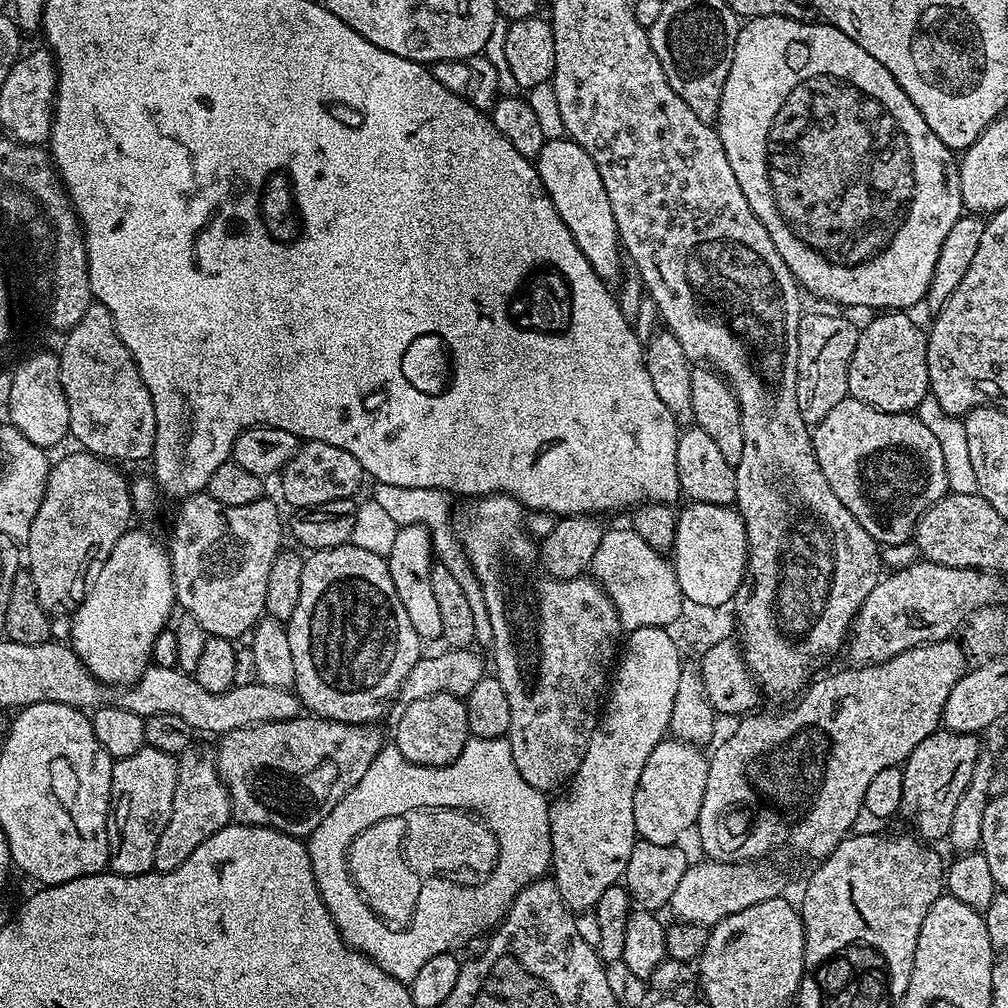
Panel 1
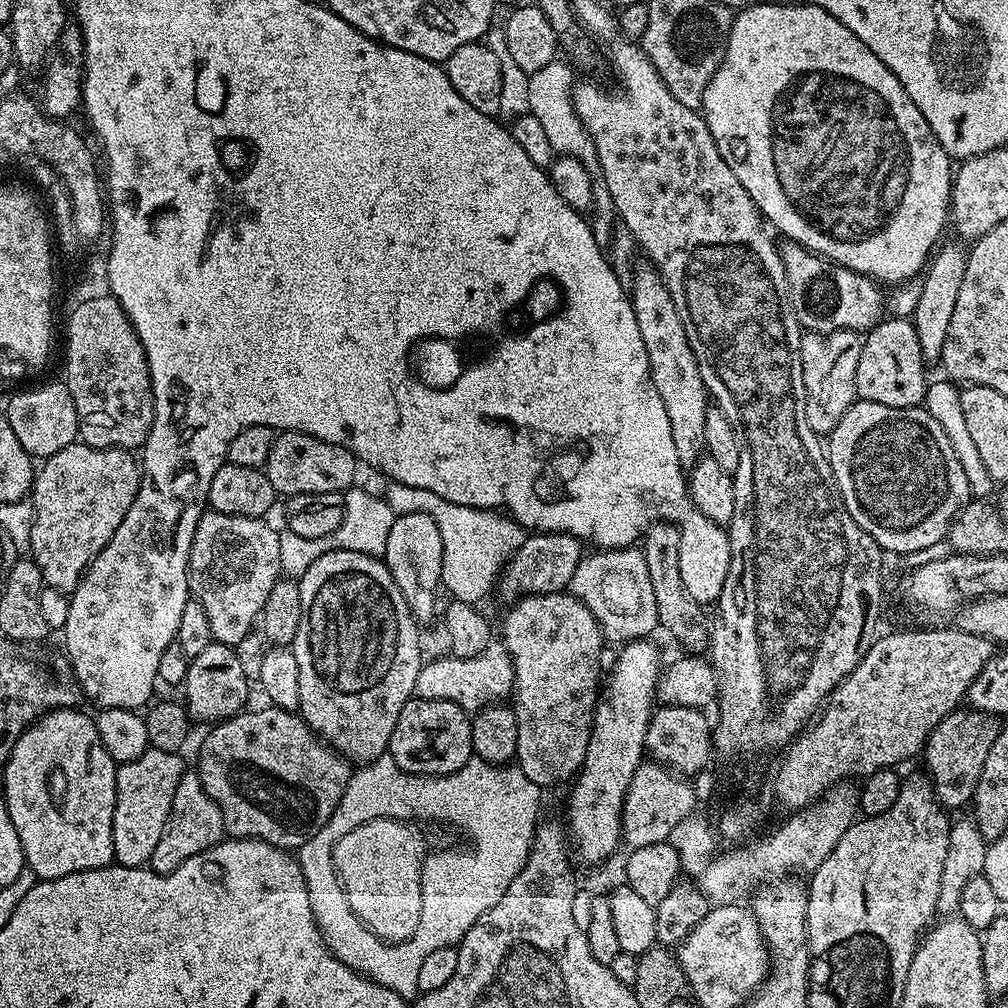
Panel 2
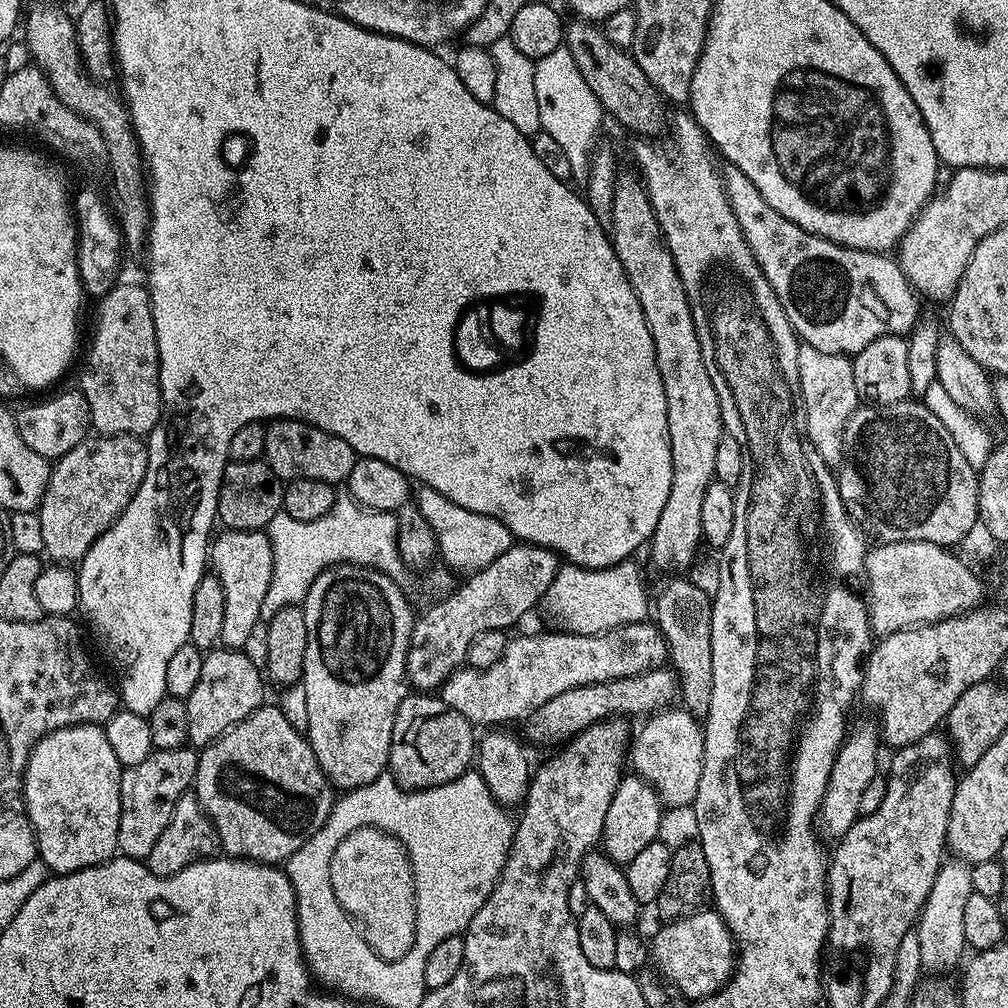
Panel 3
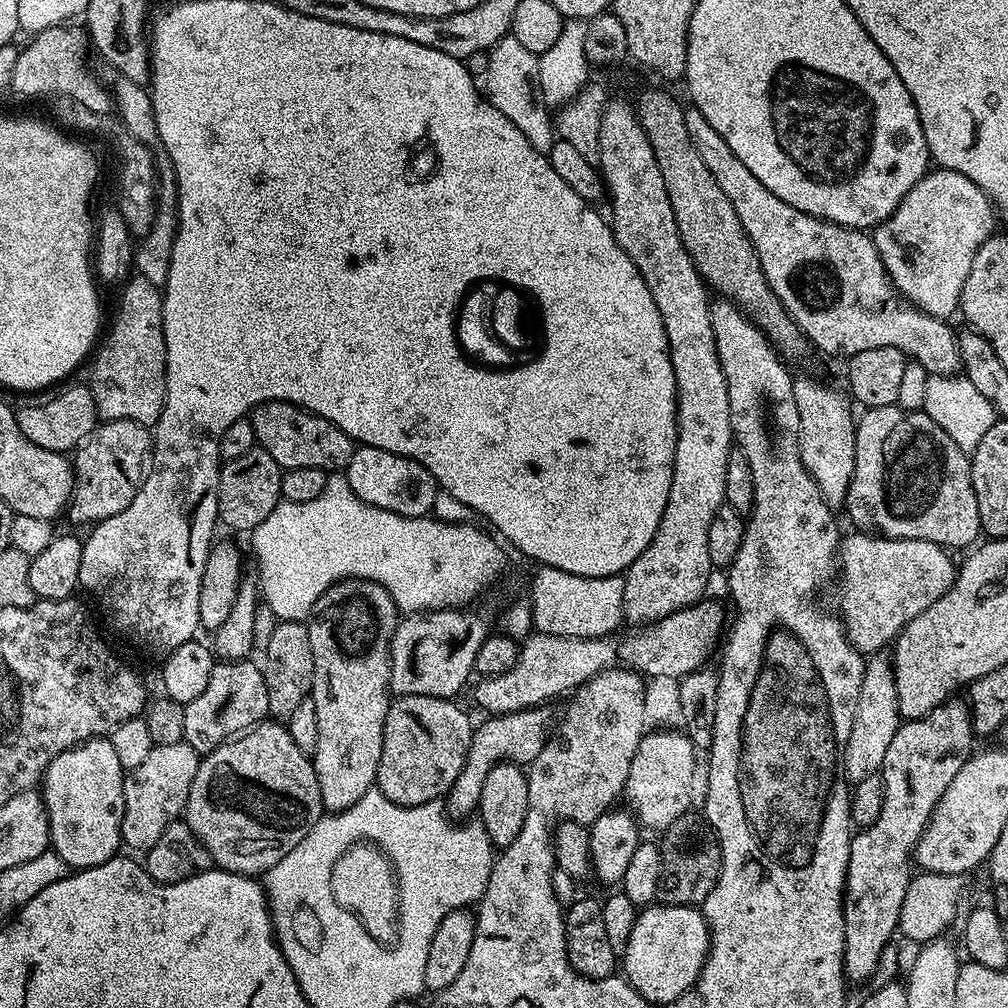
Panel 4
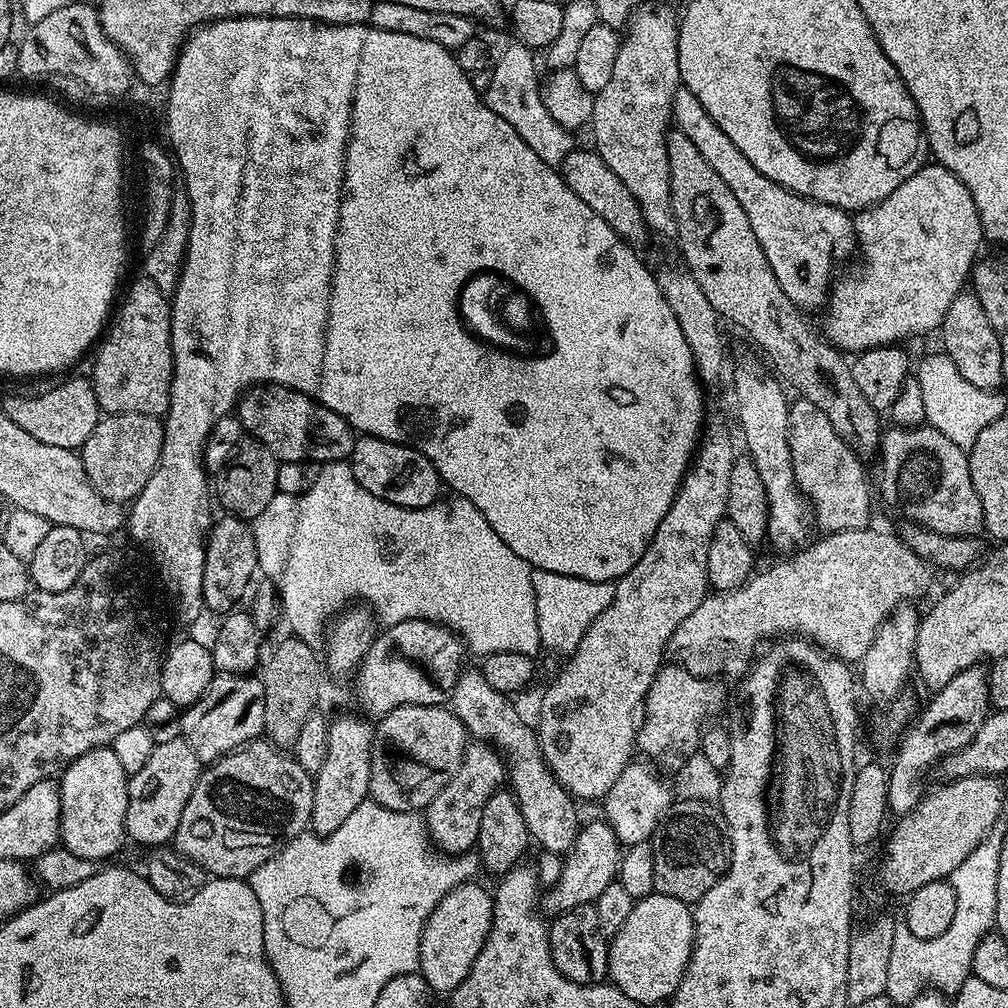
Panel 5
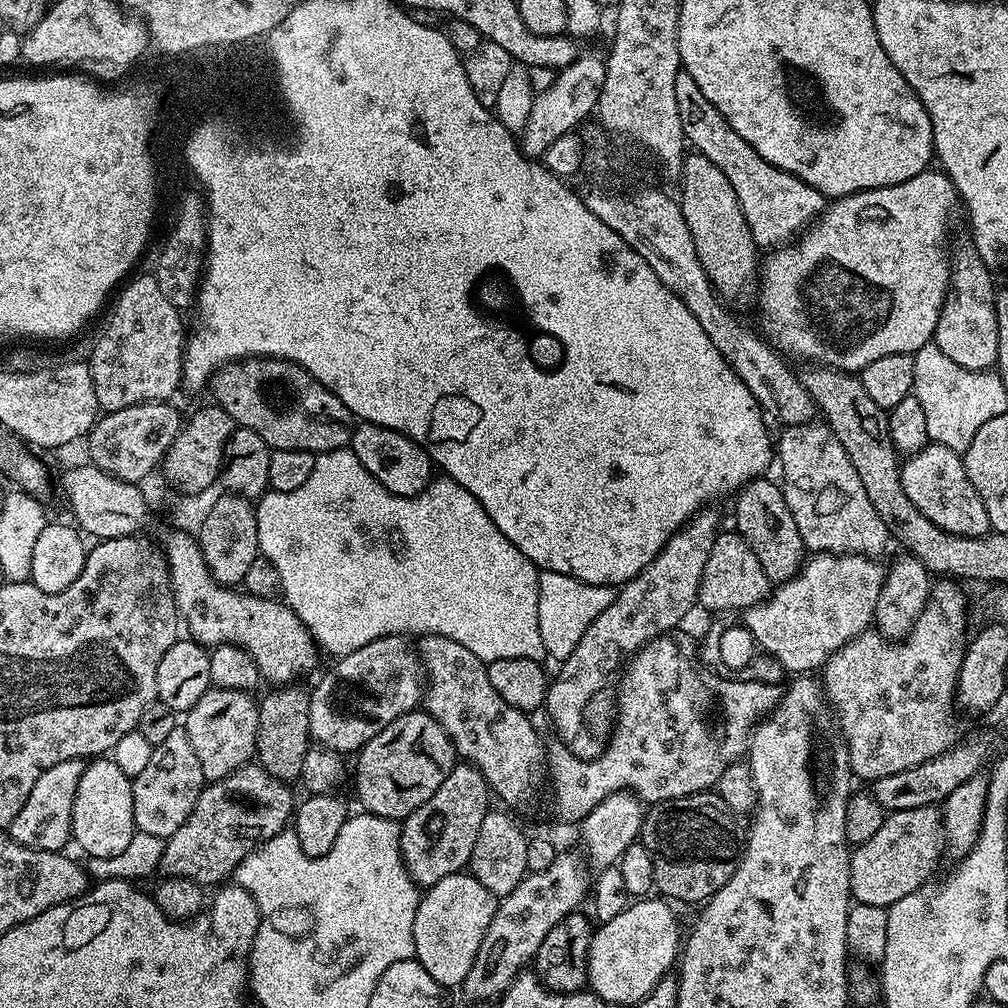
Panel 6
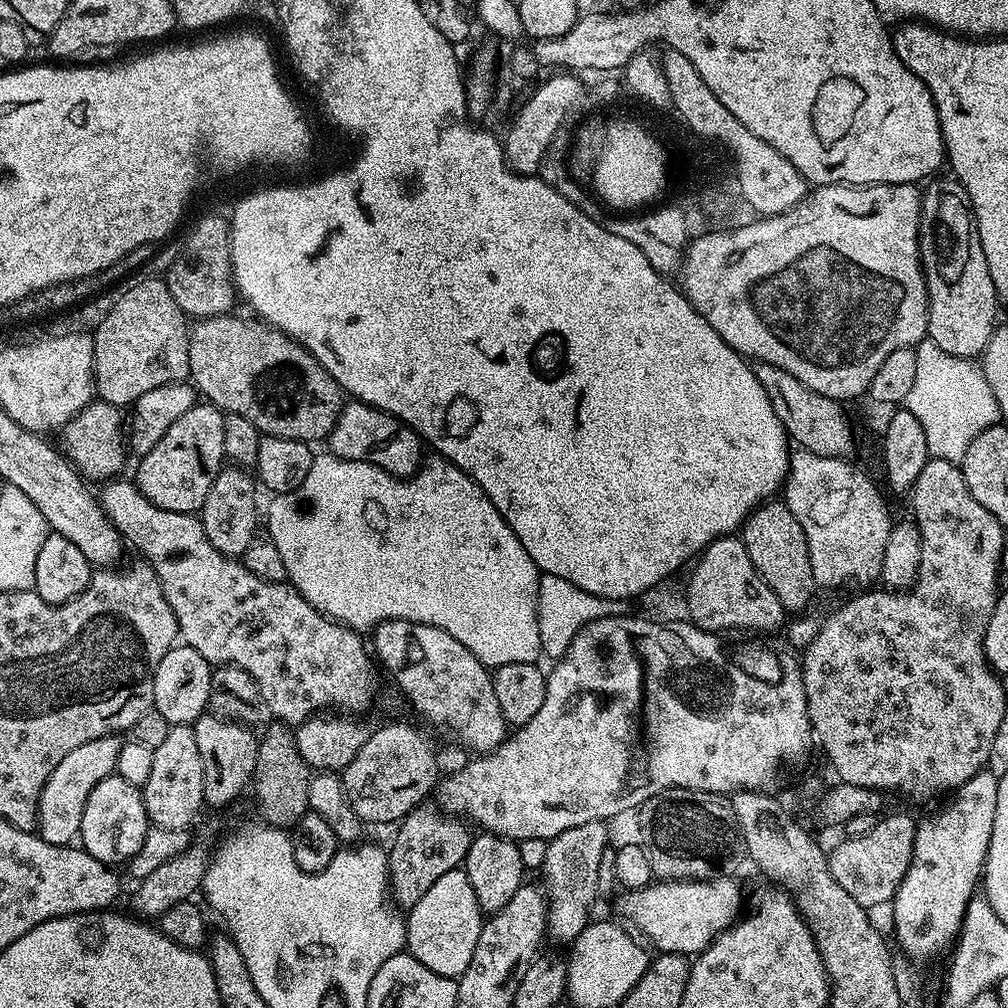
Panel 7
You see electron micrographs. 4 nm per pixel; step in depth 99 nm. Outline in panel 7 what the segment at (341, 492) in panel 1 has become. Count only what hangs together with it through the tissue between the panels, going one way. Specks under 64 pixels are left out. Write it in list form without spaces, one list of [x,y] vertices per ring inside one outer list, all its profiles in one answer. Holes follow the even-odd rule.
[[[208,314],[205,320],[191,325],[188,333],[190,342],[191,383],[197,393],[207,403],[215,404],[221,412],[230,415],[242,415],[252,422],[264,436],[277,436],[291,440],[327,441],[328,435],[334,430],[336,420],[342,407],[342,390],[334,382],[331,374],[307,352],[302,344],[290,338],[285,332],[259,318],[243,320],[236,314]]]

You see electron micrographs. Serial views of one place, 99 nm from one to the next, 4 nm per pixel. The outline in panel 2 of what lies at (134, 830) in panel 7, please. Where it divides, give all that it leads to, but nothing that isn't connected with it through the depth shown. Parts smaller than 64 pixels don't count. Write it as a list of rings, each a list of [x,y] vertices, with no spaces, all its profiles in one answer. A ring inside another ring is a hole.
[[[59,708],[25,728],[2,774],[2,802],[18,830],[27,871],[40,880],[107,868],[114,860],[112,823],[118,765],[106,754],[95,719],[80,711]]]

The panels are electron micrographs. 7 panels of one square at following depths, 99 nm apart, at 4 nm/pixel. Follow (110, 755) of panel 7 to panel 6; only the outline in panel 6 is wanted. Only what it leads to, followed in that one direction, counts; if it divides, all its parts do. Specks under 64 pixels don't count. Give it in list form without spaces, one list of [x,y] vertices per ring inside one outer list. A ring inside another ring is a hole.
[[[67,760],[58,762],[58,766],[50,766],[38,782],[34,782],[34,790],[30,790],[30,798],[26,798],[26,806],[14,818],[14,822],[6,829],[9,836],[27,848],[46,850],[47,852],[64,852],[72,840],[72,815],[74,814],[74,794],[78,794],[78,782],[86,767],[84,760]]]

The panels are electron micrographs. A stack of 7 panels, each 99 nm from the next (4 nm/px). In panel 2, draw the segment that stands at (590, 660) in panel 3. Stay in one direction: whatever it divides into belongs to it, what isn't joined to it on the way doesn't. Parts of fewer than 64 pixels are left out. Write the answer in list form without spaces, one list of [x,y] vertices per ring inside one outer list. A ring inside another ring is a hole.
[[[493,642],[475,658],[444,654],[441,660],[432,660],[429,664],[427,661],[418,674],[415,695],[422,700],[454,702],[454,706],[464,712],[475,714],[488,704],[507,701],[513,695],[515,686],[516,671],[508,648],[503,642]]]

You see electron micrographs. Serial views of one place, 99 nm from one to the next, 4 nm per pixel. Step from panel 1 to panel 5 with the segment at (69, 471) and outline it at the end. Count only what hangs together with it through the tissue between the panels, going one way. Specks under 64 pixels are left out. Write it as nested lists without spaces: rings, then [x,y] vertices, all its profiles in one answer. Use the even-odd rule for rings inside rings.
[[[108,414],[94,426],[90,438],[78,455],[88,475],[88,481],[108,500],[131,502],[146,486],[164,441],[161,417],[150,414]]]

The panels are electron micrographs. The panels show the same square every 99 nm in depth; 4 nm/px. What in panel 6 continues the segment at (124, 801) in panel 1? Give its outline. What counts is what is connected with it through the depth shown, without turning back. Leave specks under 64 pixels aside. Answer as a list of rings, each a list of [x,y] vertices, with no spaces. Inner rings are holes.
[[[177,726],[168,737],[158,742],[150,754],[150,762],[143,768],[142,774],[131,777],[132,797],[134,798],[134,822],[138,832],[163,836],[172,836],[194,810],[198,794],[205,786],[202,766],[190,738],[182,726]]]

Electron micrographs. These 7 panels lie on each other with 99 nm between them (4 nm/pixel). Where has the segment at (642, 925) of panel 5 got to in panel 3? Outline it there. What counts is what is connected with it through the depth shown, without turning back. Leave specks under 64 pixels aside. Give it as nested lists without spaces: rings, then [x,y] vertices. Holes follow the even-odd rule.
[[[701,910],[693,916],[669,920],[659,926],[661,928],[657,930],[652,944],[650,943],[650,960],[651,963],[656,963],[655,971],[669,985],[672,983],[685,996],[685,1001],[701,1000],[717,992],[734,967],[732,931],[728,929],[720,913]]]

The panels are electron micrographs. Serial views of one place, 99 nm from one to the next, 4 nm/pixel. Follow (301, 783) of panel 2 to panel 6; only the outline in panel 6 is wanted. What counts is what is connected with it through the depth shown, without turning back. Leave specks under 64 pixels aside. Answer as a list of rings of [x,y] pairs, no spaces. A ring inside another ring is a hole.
[[[256,762],[243,764],[226,778],[205,783],[190,818],[165,839],[159,871],[164,876],[190,878],[205,886],[223,885],[259,844],[289,827],[294,799],[288,788],[285,781],[274,778]]]

